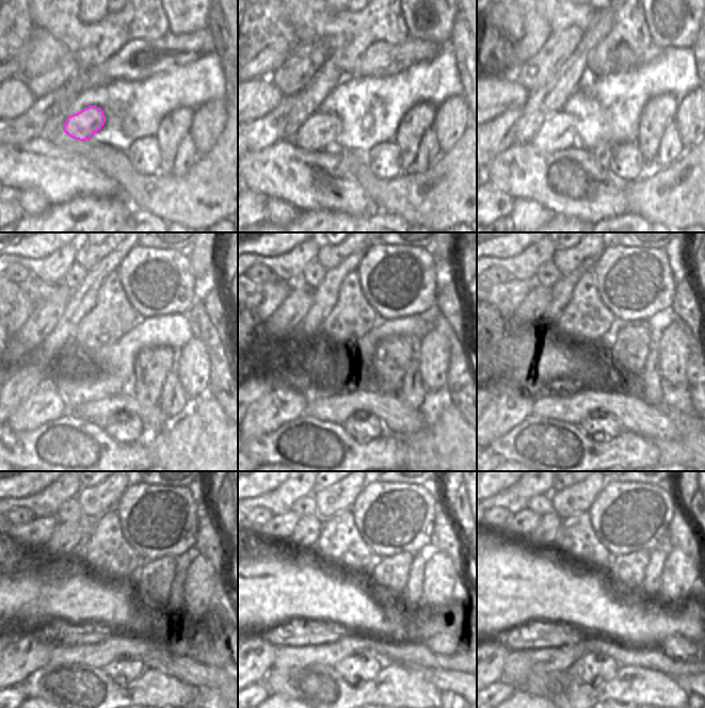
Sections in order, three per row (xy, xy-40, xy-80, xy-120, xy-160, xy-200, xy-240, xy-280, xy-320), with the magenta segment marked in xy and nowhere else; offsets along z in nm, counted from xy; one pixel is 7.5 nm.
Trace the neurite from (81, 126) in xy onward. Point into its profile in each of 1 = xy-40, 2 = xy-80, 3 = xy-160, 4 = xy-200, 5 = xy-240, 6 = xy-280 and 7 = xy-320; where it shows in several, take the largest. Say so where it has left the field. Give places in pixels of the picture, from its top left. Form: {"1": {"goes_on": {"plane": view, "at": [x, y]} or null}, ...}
{"1": {"goes_on": {"plane": "xy-40", "at": [319, 131]}}, "2": {"goes_on": {"plane": "xy-80", "at": [557, 132]}}, "3": {"goes_on": {"plane": "xy-160", "at": [284, 403]}}, "4": {"goes_on": {"plane": "xy-200", "at": [511, 406]}}, "5": {"goes_on": {"plane": "xy-240", "at": [30, 650]}}, "6": {"goes_on": {"plane": "xy-280", "at": [259, 650]}}, "7": {"goes_on": {"plane": "xy-320", "at": [498, 647]}}}

